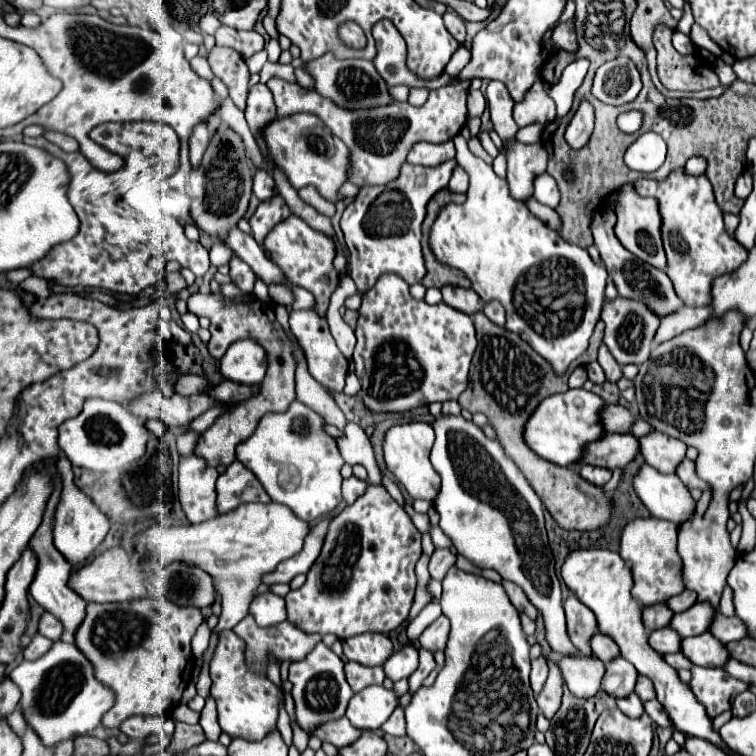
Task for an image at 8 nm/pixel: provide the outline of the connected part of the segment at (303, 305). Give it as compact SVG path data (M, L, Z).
M293 288L293 294L295 294L295 302L293 302L293 308L295 310L309 310L313 308L313 294L307 292L307 290L301 290L301 288Z

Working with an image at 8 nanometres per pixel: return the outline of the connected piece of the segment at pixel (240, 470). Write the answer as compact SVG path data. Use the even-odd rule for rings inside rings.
M233 462L227 470L217 478L217 510L231 512L247 502L271 502L261 482L247 470L241 462Z

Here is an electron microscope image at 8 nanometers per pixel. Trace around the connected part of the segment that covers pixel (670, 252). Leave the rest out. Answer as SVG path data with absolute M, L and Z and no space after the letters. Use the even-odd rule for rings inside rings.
M675 170L665 182L637 178L633 188L639 196L655 196L659 200L659 210L663 214L663 246L667 252L665 274L671 278L677 296L687 306L707 306L713 300L713 278L731 274L737 266L745 264L745 258L749 256L745 246L727 236L723 228L723 212L715 204L713 188L707 176L687 176L683 170Z

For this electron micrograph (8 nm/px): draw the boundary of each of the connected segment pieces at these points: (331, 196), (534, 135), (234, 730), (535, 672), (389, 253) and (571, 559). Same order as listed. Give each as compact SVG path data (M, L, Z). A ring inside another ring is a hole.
M299 112L285 118L275 118L275 122L269 122L269 126L263 128L262 136L273 166L287 176L295 190L313 184L327 200L337 202L341 198L337 190L347 180L345 174L349 152L345 144L337 140L315 114Z
M537 124L525 126L517 132L517 140L523 142L523 144L533 144L533 142L539 140L539 136L541 136L541 126L537 126Z
M232 630L219 634L217 650L211 660L211 696L217 702L219 726L231 738L251 738L261 740L269 730L275 728L277 722L277 704L281 702L281 690L267 680L267 676L253 674L245 666L243 658L245 643Z
M543 656L531 660L531 688L533 692L541 692L547 678L547 660Z
M455 160L429 168L403 164L397 180L383 186L363 186L357 198L347 204L341 216L341 230L351 252L351 278L361 294L373 288L377 278L385 272L401 276L407 284L421 282L427 272L421 254L421 222L425 218L425 208L431 196L449 184L455 166Z
M575 550L567 556L561 574L569 590L573 590L577 598L595 612L599 632L611 636L617 642L621 656L629 660L639 674L651 678L651 682L655 684L657 700L665 706L673 726L677 726L677 730L687 736L709 740L715 746L725 746L719 732L713 728L713 718L709 718L705 706L697 702L695 694L689 690L689 684L681 682L677 670L665 662L663 654L657 654L649 646L649 632L641 622L641 606L637 606L637 602L629 594L633 586L633 576L623 558L611 550Z

